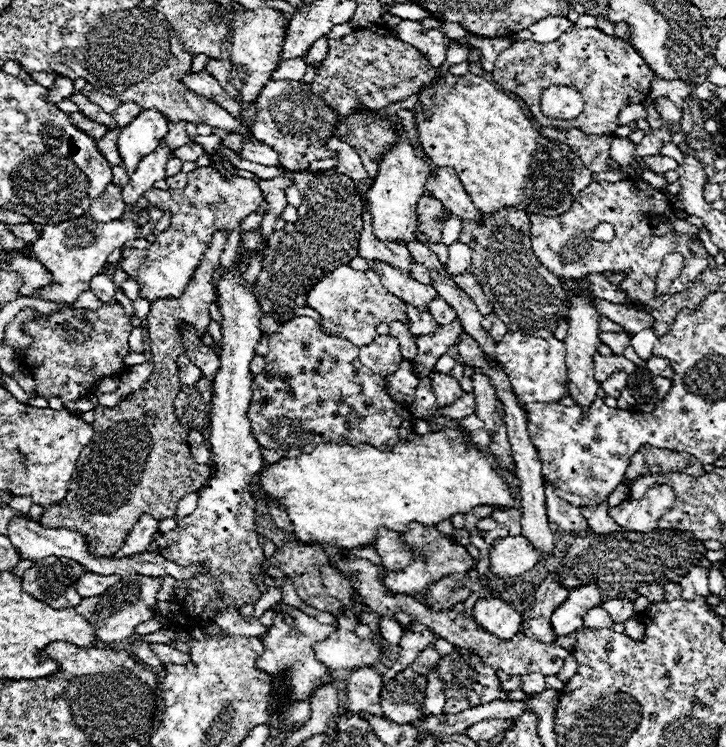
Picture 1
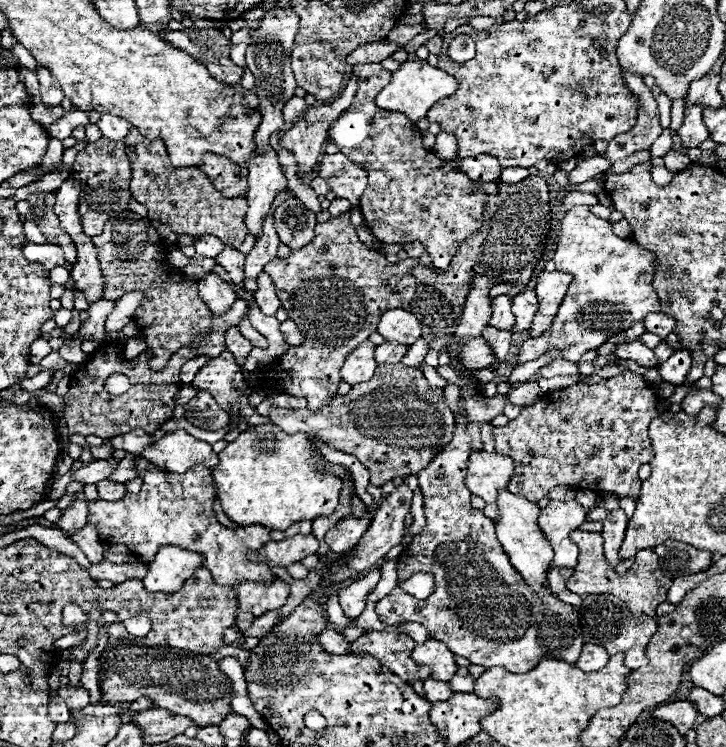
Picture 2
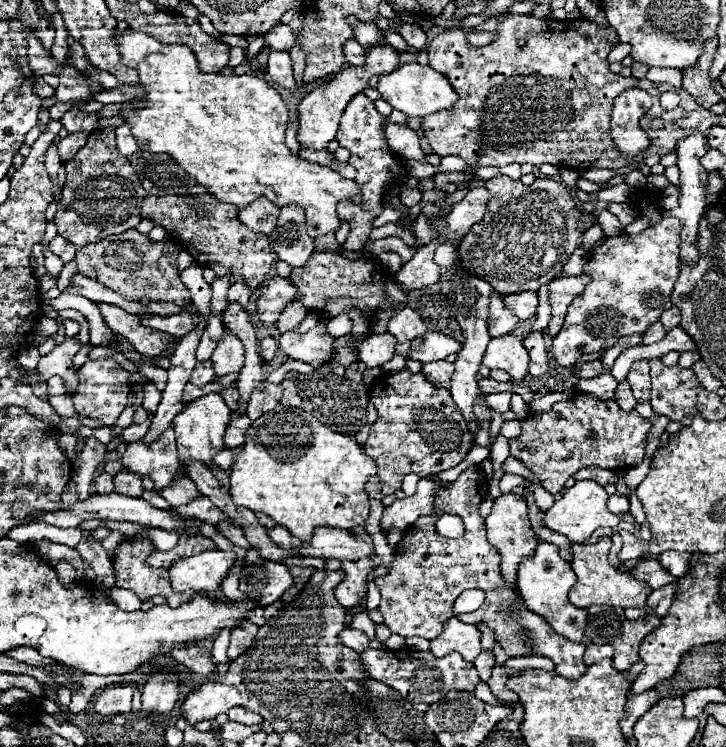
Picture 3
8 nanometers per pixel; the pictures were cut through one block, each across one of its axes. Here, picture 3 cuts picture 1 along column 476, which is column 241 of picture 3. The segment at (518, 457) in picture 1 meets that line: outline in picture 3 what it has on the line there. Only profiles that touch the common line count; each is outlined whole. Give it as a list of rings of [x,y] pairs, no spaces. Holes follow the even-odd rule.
[[[226,330],[224,338],[218,342],[214,354],[212,354],[212,366],[216,376],[226,376],[226,374],[234,374],[244,366],[244,348],[242,342],[230,332]]]

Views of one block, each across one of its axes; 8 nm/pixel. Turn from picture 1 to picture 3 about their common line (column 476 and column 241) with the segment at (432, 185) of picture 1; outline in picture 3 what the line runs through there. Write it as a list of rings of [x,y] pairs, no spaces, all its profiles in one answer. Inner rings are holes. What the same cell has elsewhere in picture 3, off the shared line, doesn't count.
[[[258,198],[250,206],[238,210],[238,218],[244,226],[248,226],[252,232],[264,232],[264,234],[272,234],[278,216],[280,216],[280,208],[276,208],[266,198]]]

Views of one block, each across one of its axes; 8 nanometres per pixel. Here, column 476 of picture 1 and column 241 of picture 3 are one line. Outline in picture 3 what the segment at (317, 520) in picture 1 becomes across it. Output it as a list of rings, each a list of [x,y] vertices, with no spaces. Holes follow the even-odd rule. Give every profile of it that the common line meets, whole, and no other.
[[[278,404],[274,410],[254,420],[248,428],[246,444],[230,470],[230,494],[236,506],[268,514],[276,524],[288,528],[292,536],[306,542],[318,526],[356,528],[366,522],[370,498],[364,492],[364,484],[372,474],[376,474],[376,462],[364,454],[356,438],[326,428],[300,406],[288,408]]]

